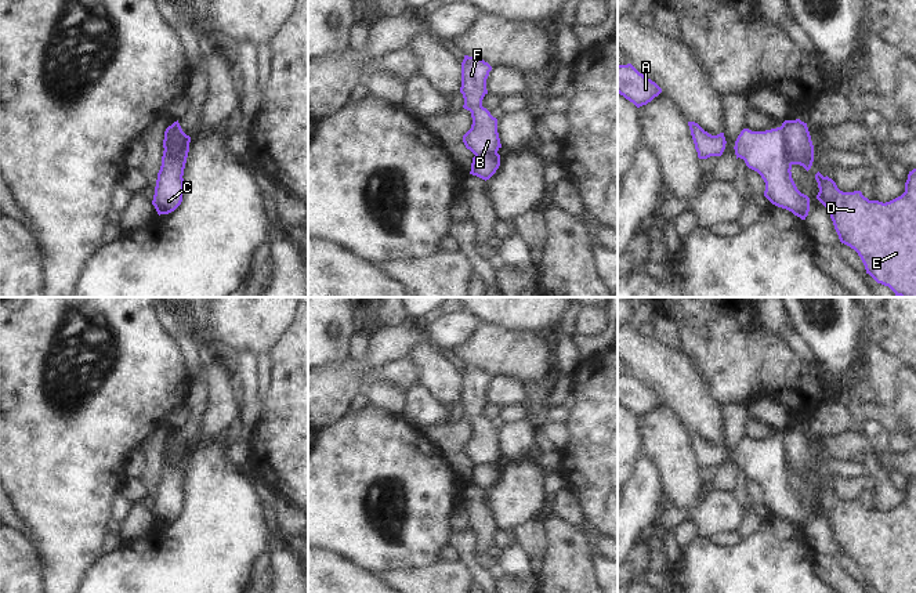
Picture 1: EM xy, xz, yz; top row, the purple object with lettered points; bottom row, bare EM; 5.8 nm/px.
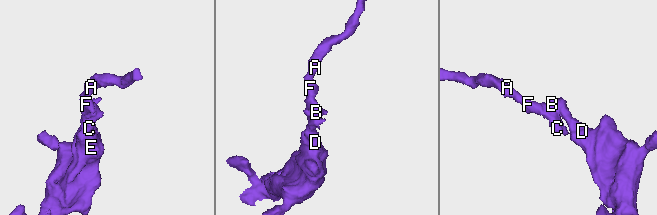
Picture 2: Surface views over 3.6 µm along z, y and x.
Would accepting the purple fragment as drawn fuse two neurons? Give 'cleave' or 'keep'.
cleave

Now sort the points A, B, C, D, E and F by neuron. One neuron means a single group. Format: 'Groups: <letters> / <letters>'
Groups: A B C F / D E.

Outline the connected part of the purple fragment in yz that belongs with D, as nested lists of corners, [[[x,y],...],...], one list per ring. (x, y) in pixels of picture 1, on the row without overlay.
[[[916,478],[905,502],[890,510],[869,510],[861,500],[843,502],[819,481],[817,509],[826,517],[841,553],[861,567],[877,593],[916,593]]]

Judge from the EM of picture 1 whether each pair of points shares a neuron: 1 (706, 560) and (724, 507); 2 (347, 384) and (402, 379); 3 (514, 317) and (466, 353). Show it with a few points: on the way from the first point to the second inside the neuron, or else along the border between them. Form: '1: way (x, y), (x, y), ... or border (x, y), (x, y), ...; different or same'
1: border (699, 535), (709, 539); different
2: way (361, 383), (379, 373), (388, 373); same
3: border (480, 321), (532, 333); different

